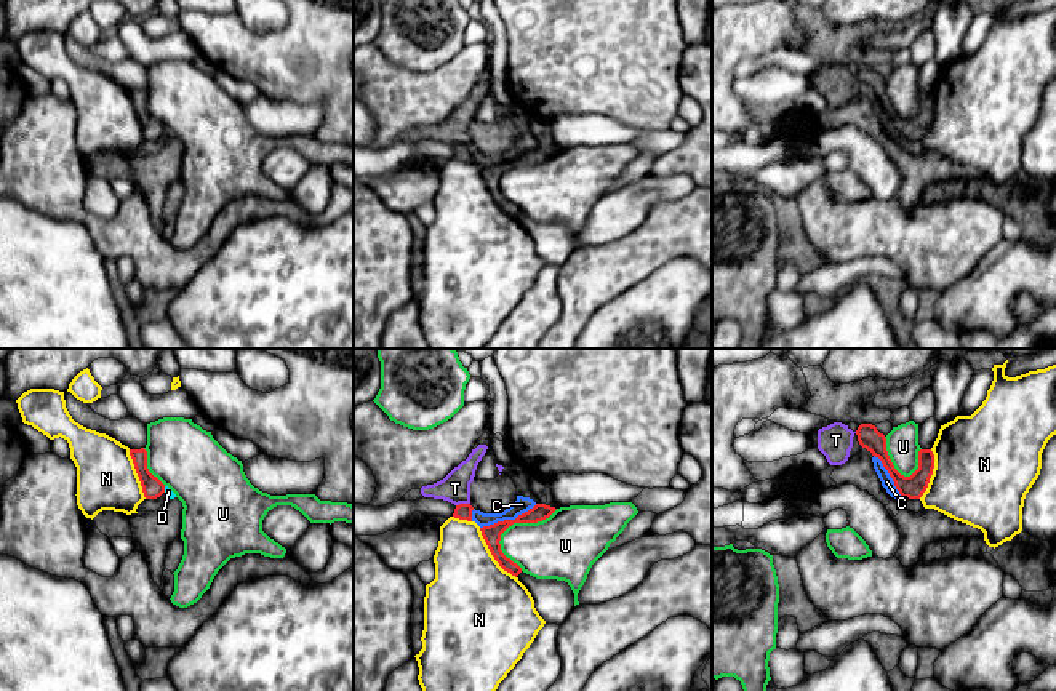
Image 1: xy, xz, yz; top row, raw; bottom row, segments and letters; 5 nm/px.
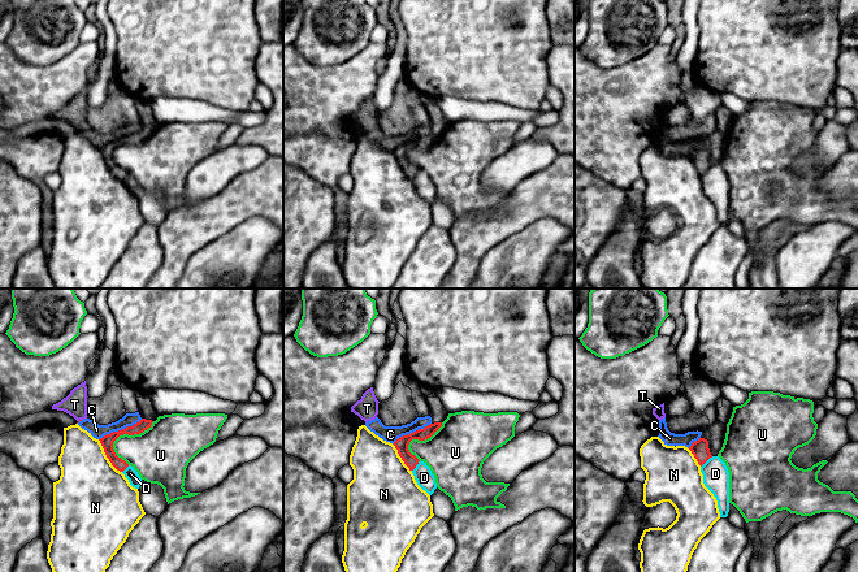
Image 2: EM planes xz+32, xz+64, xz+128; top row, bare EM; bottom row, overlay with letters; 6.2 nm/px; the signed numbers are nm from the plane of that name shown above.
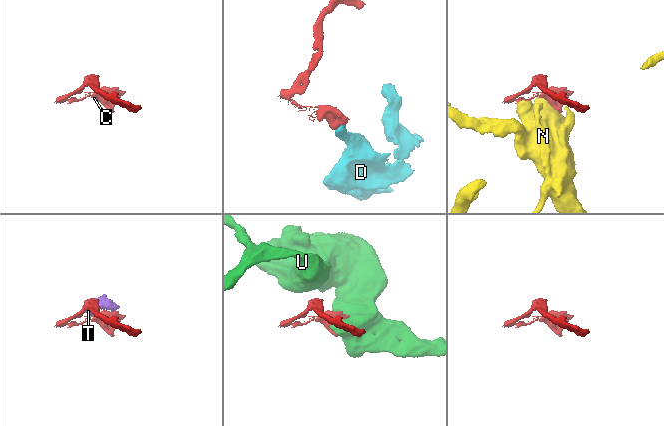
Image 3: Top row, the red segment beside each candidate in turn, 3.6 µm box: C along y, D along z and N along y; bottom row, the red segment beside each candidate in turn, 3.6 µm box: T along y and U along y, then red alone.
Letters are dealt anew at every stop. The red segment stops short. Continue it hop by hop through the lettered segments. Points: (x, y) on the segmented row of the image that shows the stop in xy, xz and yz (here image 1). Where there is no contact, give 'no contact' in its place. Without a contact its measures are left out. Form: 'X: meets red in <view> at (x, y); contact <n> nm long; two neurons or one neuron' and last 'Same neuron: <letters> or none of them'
C: meets red in xz at (508, 520); contact 320 nm long; two neurons
D: meets red in xy at (164, 490); contact 30 nm long; two neurons
N: meets red in xz at (492, 554); contact 320 nm long; two neurons
T: meets red in xz at (463, 504); contact 70 nm long; two neurons
U: meets red in xz at (511, 525); contact 360 nm long; two neurons
Same neuron: none of them

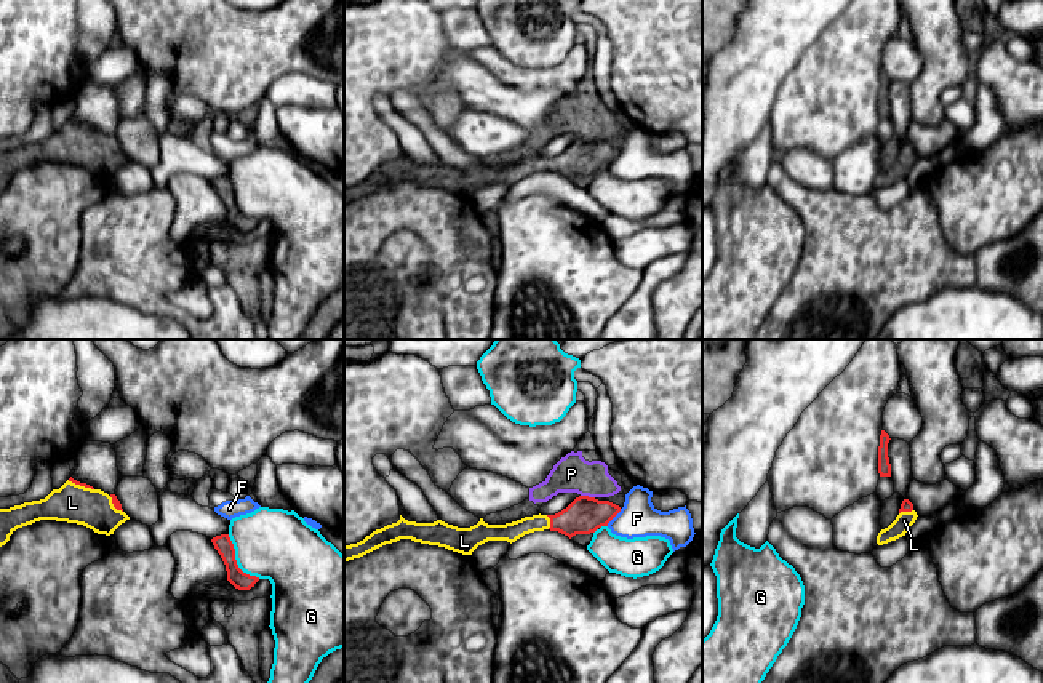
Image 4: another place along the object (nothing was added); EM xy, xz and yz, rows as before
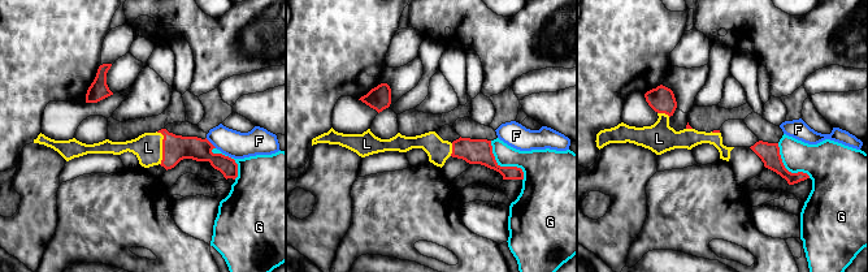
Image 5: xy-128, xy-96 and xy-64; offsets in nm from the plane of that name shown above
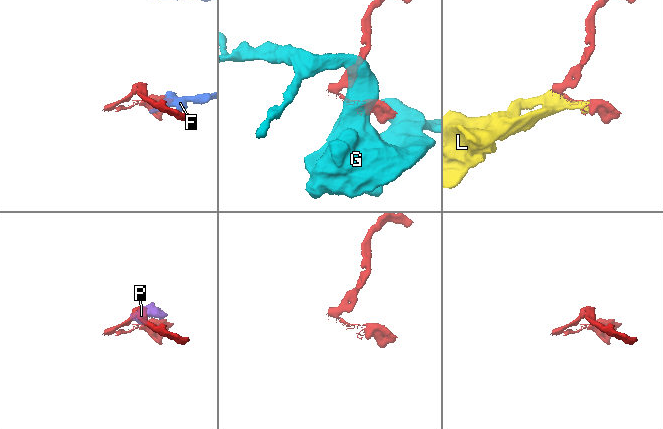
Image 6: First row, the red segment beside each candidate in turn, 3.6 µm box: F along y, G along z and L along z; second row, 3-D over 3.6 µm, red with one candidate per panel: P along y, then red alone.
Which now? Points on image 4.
F: meets red in xz at (615, 515); contact 120 nm long; two neurons
G: meets red in xy at (235, 562); contact 280 nm long; two neurons
L: meets red in xz at (551, 522); contact 70 nm long; one neuron
P: meets red in xz at (587, 496); contact 70 nm long; two neurons
Same neuron: L

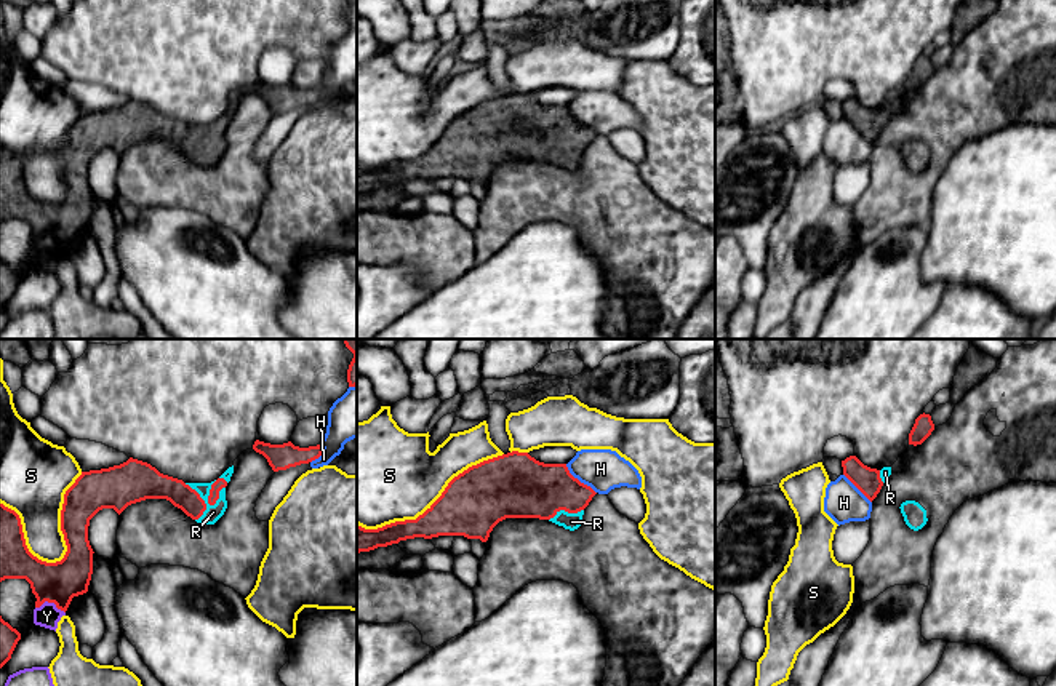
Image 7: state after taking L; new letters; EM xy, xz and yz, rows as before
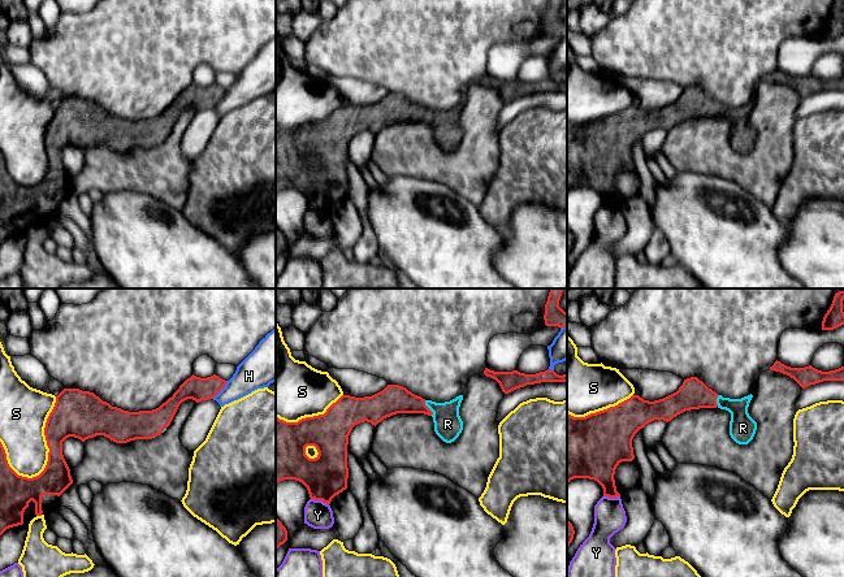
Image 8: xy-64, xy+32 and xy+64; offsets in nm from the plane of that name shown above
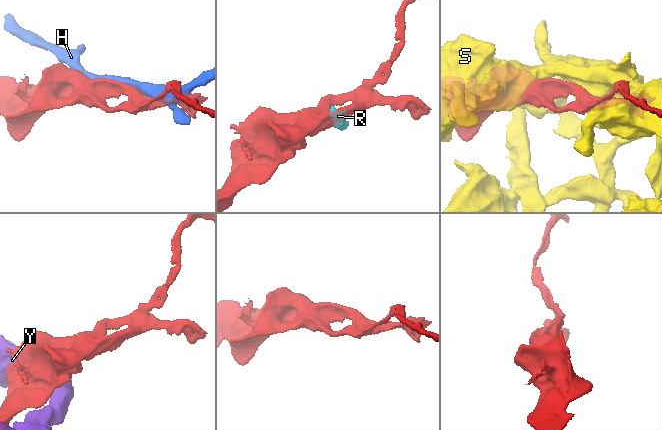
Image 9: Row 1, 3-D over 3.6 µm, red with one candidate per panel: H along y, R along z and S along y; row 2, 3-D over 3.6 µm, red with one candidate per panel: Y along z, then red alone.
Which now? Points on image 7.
H: meets red in xz at (578, 480); contact 220 nm long; two neurons
R: meets red in xy at (208, 502); contact 240 nm long; one neuron
S: meets red in xy at (61, 525); contact 500 nm long; two neurons
Y: meets red in xy at (50, 602); contact 160 nm long; two neurons
Same neuron: R

